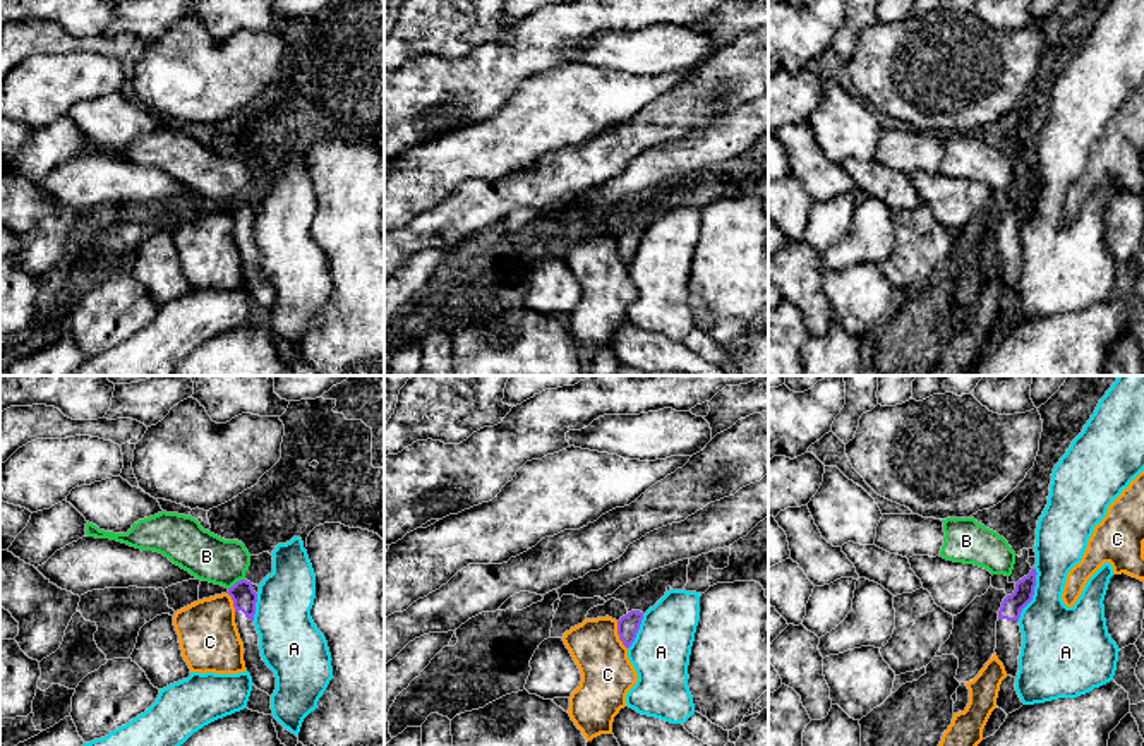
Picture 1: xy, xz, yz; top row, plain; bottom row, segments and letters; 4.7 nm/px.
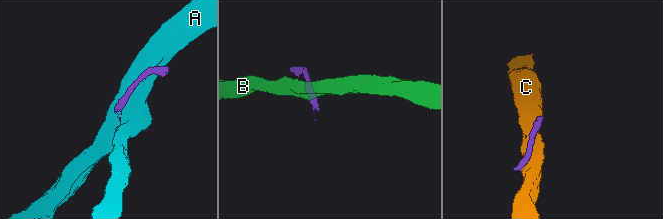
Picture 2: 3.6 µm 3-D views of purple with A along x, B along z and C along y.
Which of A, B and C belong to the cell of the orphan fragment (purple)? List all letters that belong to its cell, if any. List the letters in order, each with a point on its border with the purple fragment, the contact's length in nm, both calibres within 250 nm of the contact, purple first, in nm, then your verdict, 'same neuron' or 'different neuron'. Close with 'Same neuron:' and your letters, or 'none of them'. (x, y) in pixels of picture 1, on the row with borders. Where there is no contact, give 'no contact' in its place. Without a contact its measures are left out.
A: contact yz (1033, 594); length 260 nm; calibres 100 and 340 nm; different neuron
B: contact xy (237, 582); length 90 nm; calibres 120 and 220 nm; different neuron
C: contact xz (620, 635); length 140 nm; calibres 100 and 240 nm; different neuron
Same neuron: none of them

